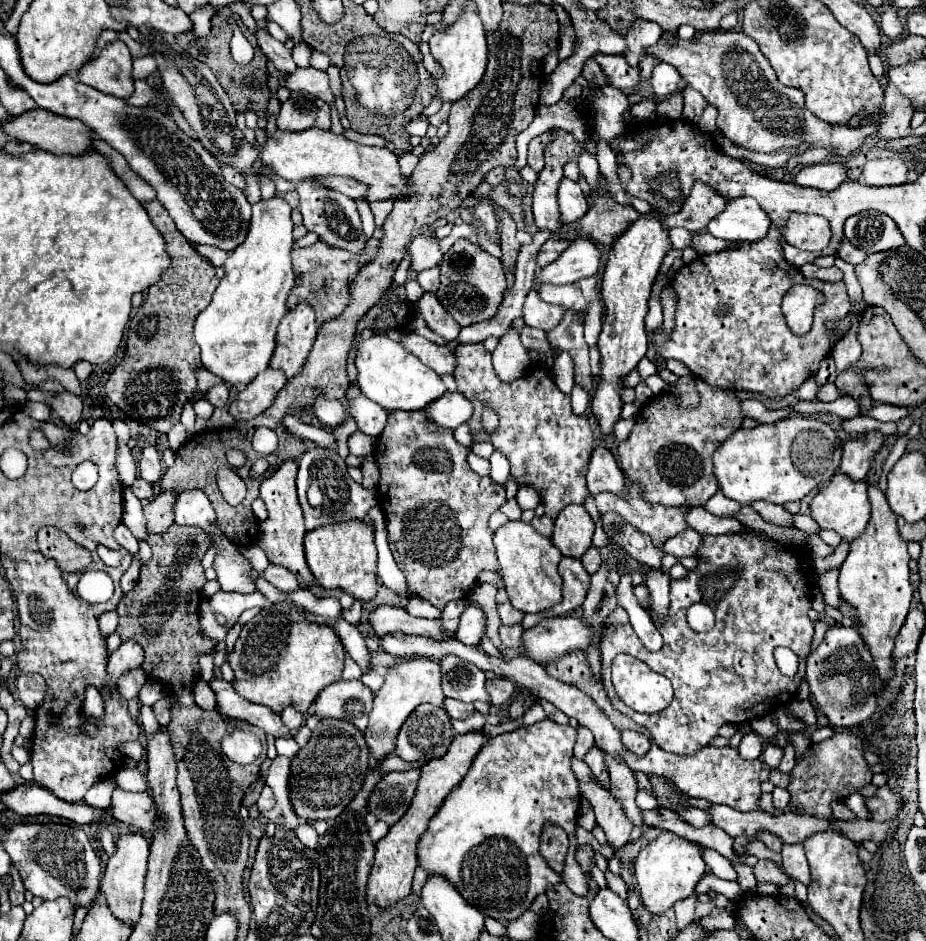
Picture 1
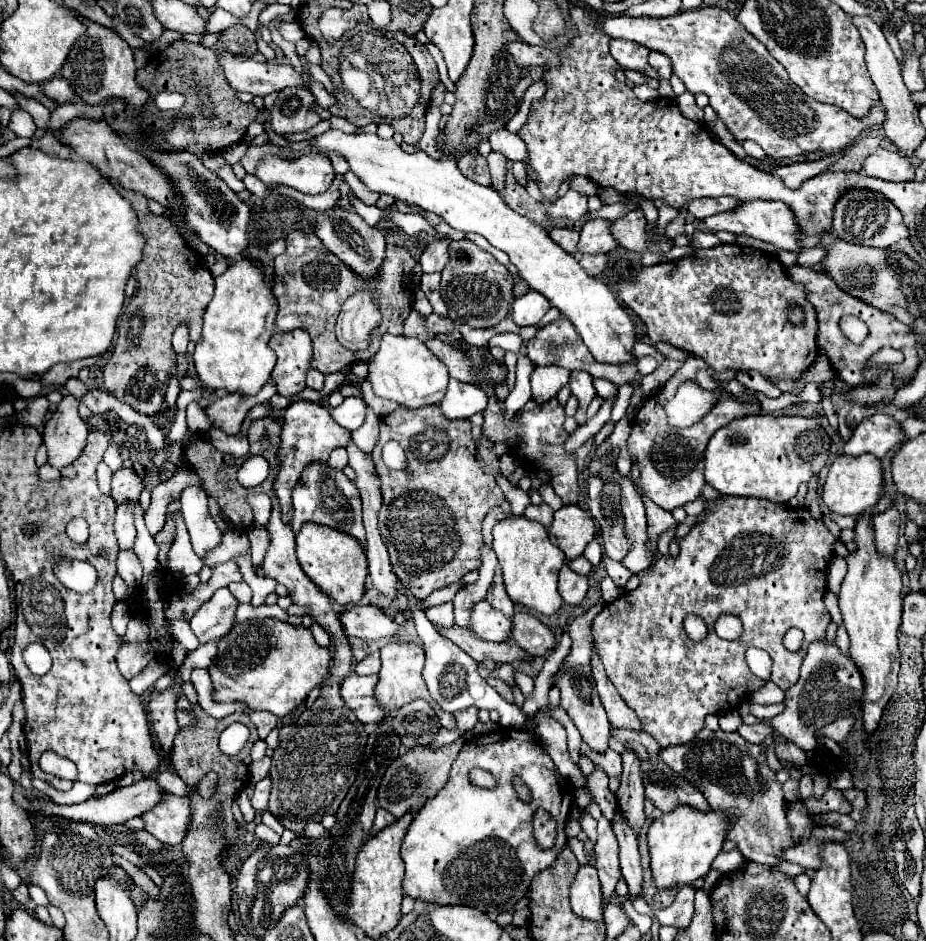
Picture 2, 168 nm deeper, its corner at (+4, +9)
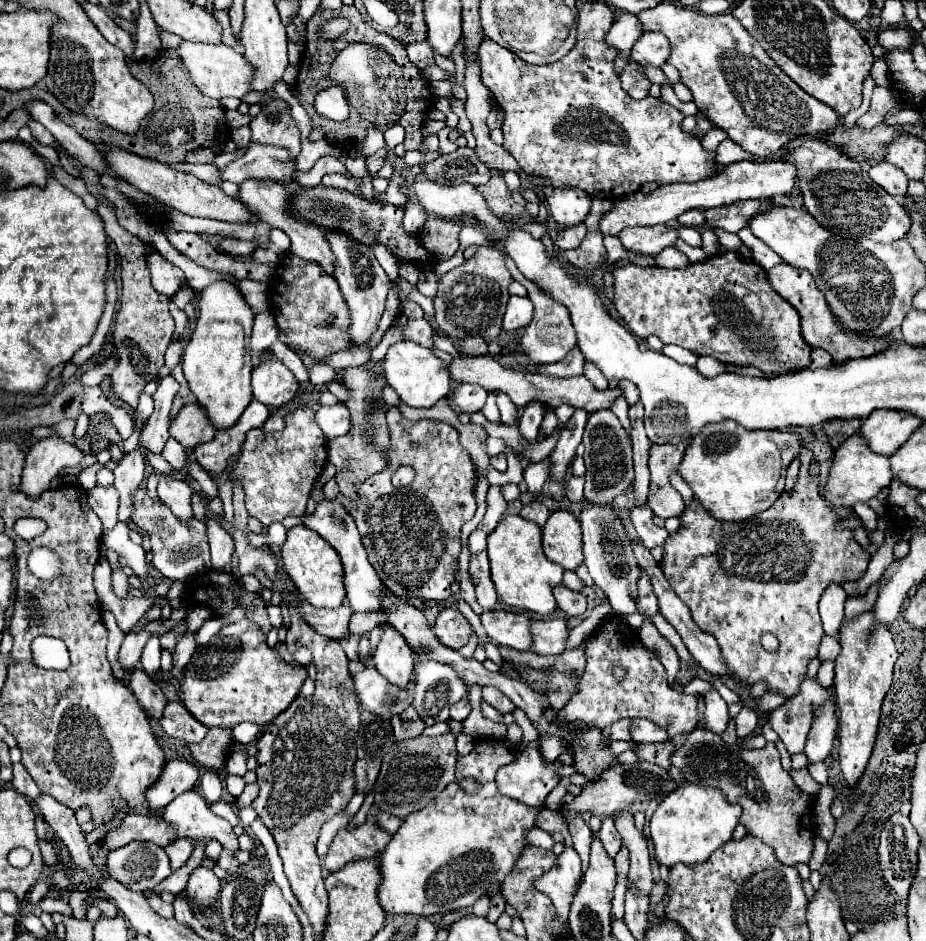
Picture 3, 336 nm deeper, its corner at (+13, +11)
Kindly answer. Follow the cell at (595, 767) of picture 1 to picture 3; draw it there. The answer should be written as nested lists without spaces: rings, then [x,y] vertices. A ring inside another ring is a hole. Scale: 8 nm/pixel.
[[[601,815],[601,829],[597,835],[599,835],[605,851],[611,857],[615,857],[617,851],[621,849],[621,845],[619,845],[619,835],[615,833],[615,827],[613,827],[613,819],[609,815]]]

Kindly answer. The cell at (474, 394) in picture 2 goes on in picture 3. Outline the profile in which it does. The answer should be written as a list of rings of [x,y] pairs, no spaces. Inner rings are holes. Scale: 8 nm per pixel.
[[[461,383],[457,387],[451,389],[451,393],[447,395],[447,403],[453,407],[459,407],[461,413],[475,413],[481,411],[487,399],[487,391],[479,385],[467,385]]]

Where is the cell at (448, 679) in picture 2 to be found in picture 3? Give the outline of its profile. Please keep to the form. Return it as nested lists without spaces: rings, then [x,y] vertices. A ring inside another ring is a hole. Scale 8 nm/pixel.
[[[417,649],[415,661],[417,663],[415,663],[415,687],[413,687],[415,701],[413,701],[413,705],[419,713],[419,717],[425,721],[425,725],[435,725],[437,721],[447,721],[451,705],[461,701],[467,695],[467,691],[469,691],[467,681],[457,675],[453,665],[431,659],[427,649]]]

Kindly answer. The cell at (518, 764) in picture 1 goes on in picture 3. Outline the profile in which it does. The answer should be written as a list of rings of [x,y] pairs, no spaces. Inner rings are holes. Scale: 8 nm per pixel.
[[[479,739],[469,755],[457,759],[457,777],[477,777],[483,787],[477,793],[465,793],[457,783],[447,785],[431,805],[411,813],[399,831],[391,837],[381,855],[383,883],[379,887],[379,901],[385,913],[415,913],[415,915],[445,915],[457,909],[473,907],[483,895],[501,893],[505,877],[513,871],[523,849],[529,847],[525,835],[535,827],[539,813],[545,807],[527,807],[523,803],[503,797],[495,787],[495,773],[501,765],[515,761],[515,753],[499,739]]]

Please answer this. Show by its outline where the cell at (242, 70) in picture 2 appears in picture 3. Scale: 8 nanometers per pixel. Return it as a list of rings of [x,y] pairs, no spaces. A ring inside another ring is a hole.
[[[183,41],[179,45],[179,53],[183,57],[185,67],[191,73],[191,79],[195,85],[205,93],[207,97],[221,99],[221,97],[243,97],[251,91],[251,83],[255,77],[255,67],[233,47],[225,43],[195,43],[195,41]]]

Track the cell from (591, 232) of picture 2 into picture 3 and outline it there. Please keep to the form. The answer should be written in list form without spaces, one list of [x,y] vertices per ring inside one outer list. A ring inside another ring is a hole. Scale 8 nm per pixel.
[[[739,161],[723,167],[715,177],[707,181],[697,181],[691,185],[667,183],[657,187],[653,193],[629,193],[619,201],[613,201],[613,209],[607,211],[599,221],[599,231],[603,235],[617,235],[629,225],[657,225],[677,219],[689,209],[711,209],[719,205],[729,205],[743,199],[771,199],[775,195],[789,195],[795,187],[797,167],[787,161]]]

